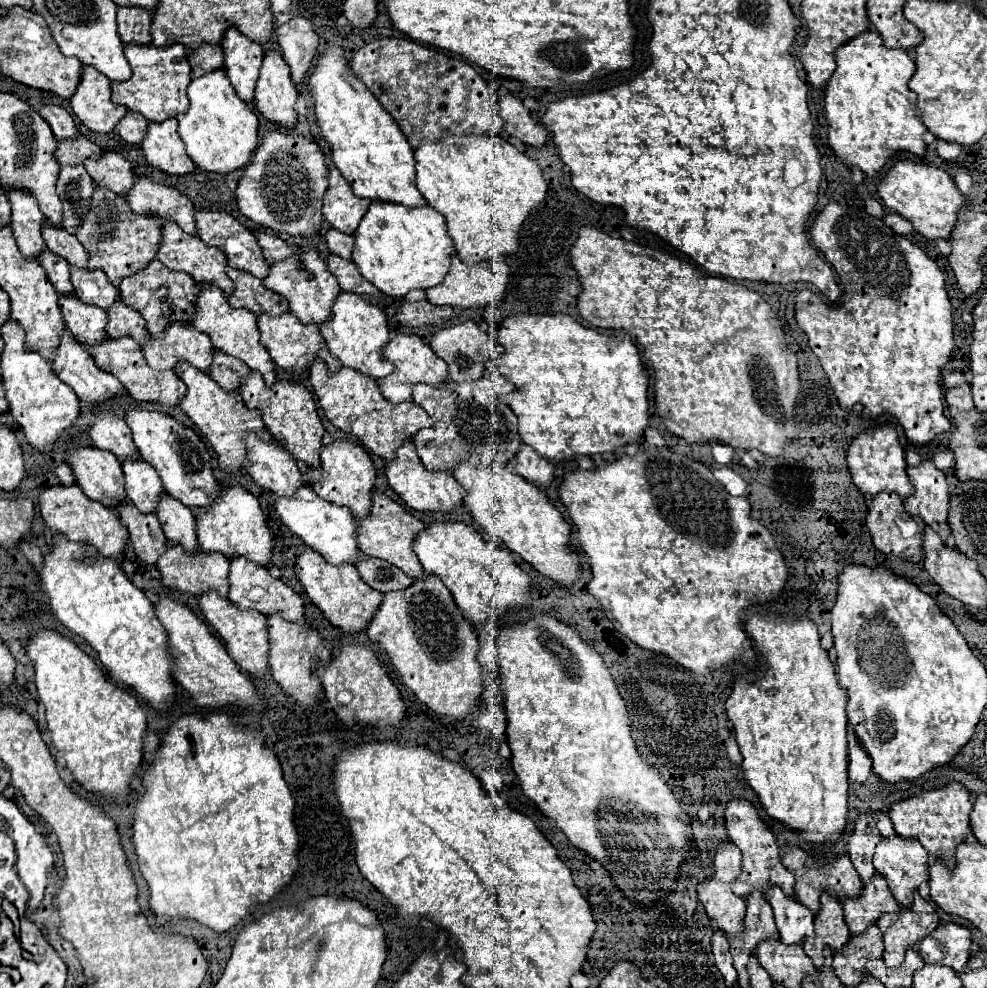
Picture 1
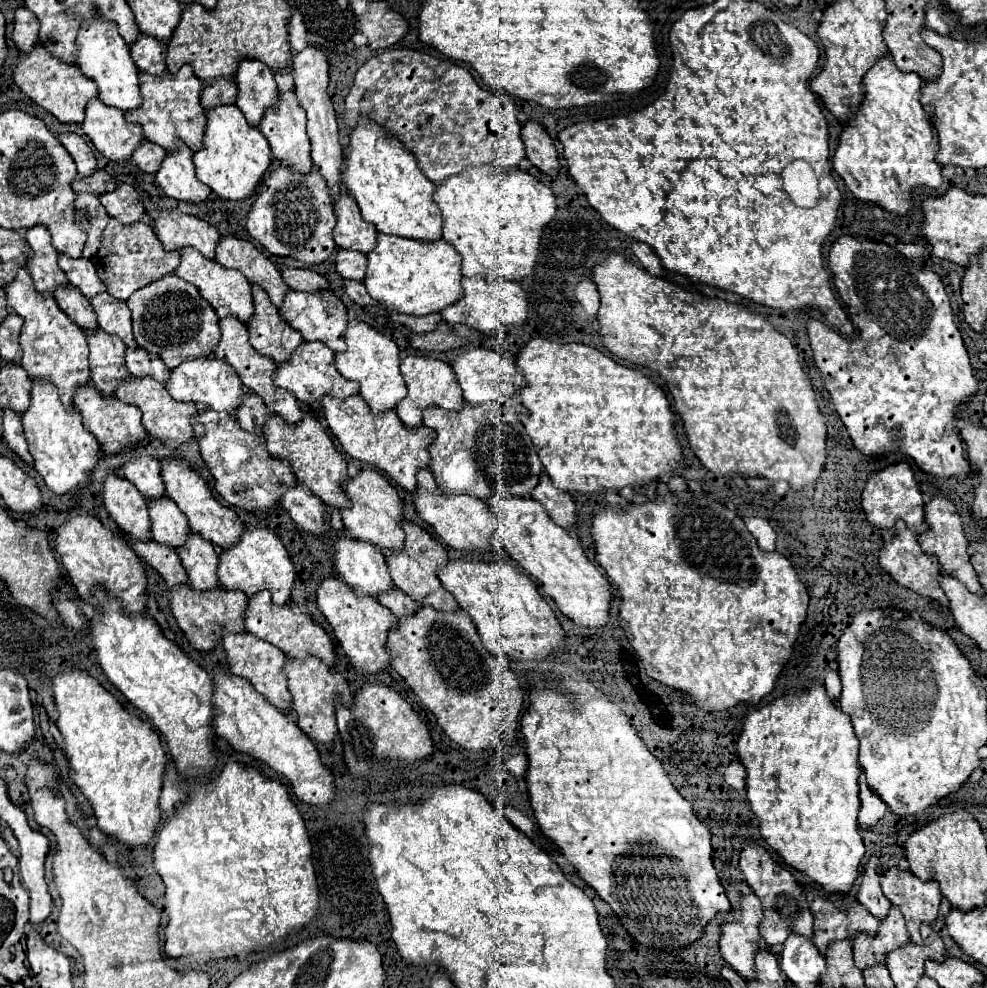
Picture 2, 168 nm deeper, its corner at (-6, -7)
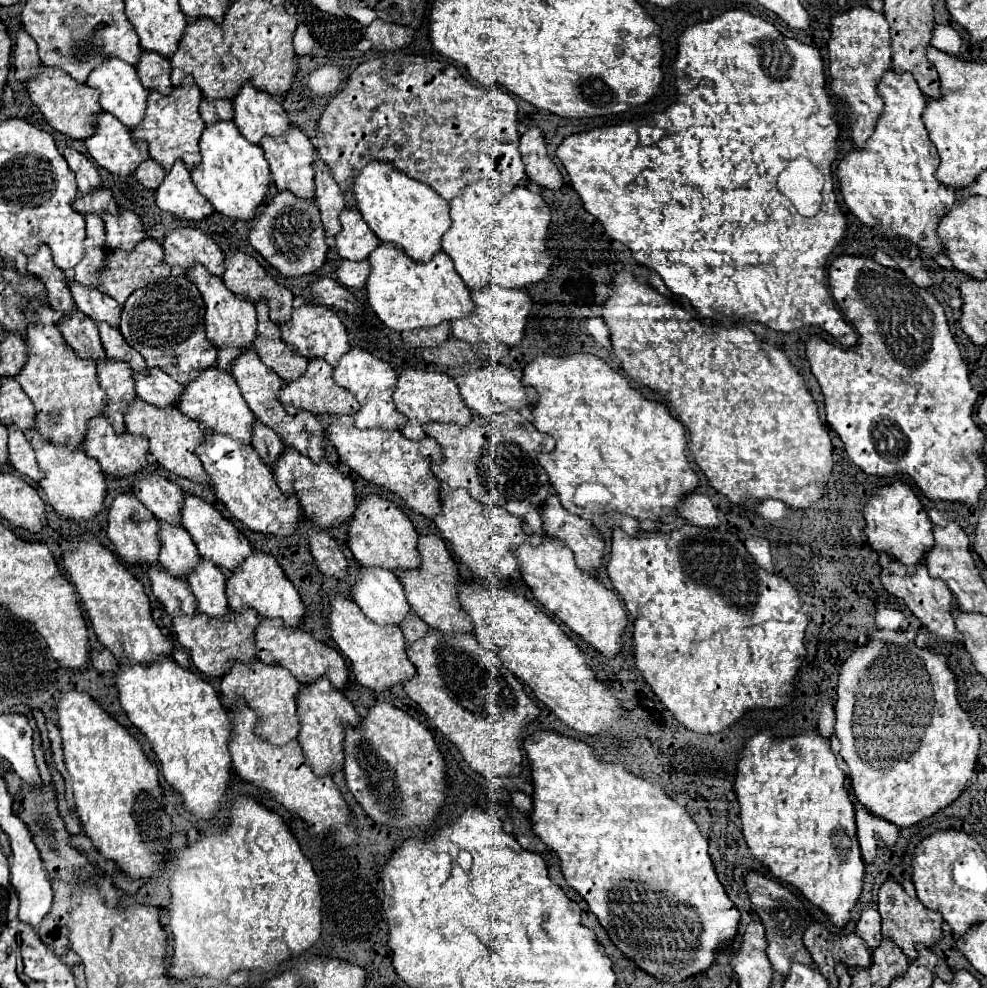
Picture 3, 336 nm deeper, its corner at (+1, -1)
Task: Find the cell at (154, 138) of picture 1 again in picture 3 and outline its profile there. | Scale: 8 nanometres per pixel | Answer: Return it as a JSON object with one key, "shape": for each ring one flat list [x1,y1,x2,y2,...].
{"shape":[[177,159,175,165,167,171,155,195,159,209,169,211,181,219,199,221,213,213,213,205,209,205,209,201,197,191,189,169,181,159]]}

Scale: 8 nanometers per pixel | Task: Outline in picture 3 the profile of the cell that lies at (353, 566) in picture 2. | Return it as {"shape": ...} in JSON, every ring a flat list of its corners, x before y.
{"shape":[[359,567,351,585,351,599,379,625,399,625,411,611,397,575,389,569]]}

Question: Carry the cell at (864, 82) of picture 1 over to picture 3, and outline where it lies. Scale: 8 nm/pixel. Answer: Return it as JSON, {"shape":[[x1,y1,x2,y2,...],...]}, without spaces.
{"shape":[[885,71,877,83,877,93,883,99,883,113,873,127,873,135,865,147,851,149,837,165,837,179,849,211,863,225,879,225,883,235,901,245,919,245,923,259,933,253,943,253,943,245,935,233,945,207,937,195,939,181,935,169,939,155,923,125,921,113,925,95,911,73]]}

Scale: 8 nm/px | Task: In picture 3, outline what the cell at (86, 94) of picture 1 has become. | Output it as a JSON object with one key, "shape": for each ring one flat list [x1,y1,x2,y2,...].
{"shape":[[99,113,97,123,93,125,93,135,85,139,89,155,97,165,105,167,115,175,129,175,137,169,145,157,149,157,143,145,131,137,129,129,117,121,111,113]]}

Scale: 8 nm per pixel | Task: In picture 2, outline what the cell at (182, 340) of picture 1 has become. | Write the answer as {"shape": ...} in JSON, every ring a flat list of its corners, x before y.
{"shape":[[188,359,188,361,184,361,180,367,170,371,166,389,172,395,172,399,176,399,176,401,200,403,208,409,214,409,214,411,220,411,226,415,234,415,234,411,242,405,242,397,244,397,244,387,242,387,236,371,228,363,218,361,218,359,194,359,194,361]]}

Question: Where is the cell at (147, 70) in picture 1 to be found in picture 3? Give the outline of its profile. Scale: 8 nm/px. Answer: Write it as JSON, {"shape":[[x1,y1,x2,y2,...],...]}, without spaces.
{"shape":[[187,75,179,87,173,87,173,91,169,95,149,91,145,117,139,123,139,127,133,129,133,137,147,141,149,155,155,161,159,161,161,167,169,169,169,165,173,165,173,161,181,159,181,161,187,161,187,167,191,169,197,161,201,161,197,143,205,129,205,123,199,115,199,101,201,101,201,89,197,89,191,75]]}

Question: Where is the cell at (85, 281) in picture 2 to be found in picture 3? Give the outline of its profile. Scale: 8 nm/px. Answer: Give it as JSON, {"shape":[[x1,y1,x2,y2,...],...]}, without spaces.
{"shape":[[69,279,67,285,81,313,89,315,93,321,107,321,111,325,119,325,121,305,117,301,113,301,109,295,101,293,99,289,91,289,83,283,77,283,75,279]]}

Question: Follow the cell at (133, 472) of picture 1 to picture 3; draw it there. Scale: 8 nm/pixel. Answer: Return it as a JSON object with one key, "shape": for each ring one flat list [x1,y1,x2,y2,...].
{"shape":[[167,521,159,523,159,543,161,543,161,555,159,563,165,565,171,573,177,573,177,577,185,579,187,573,197,565,199,553,191,539,191,535,181,527]]}

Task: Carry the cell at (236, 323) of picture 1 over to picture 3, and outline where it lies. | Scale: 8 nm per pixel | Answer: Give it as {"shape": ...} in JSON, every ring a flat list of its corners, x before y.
{"shape":[[255,349,237,353,237,357,231,361,231,375,235,377,235,381,243,393,243,399,247,401,247,405,255,413,255,417,259,421,263,421,265,425,269,425,281,437,281,441,285,445,293,445,299,453,305,453,313,461,319,461,323,457,323,447,325,447,323,423,315,415,311,415,309,411,303,411,303,409,299,409,295,415,287,415,283,405,277,401,277,389,281,389,283,379,277,373,273,373,273,369,263,365,263,361,259,359]]}

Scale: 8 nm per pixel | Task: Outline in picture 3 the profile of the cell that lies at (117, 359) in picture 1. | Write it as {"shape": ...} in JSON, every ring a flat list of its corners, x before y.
{"shape":[[133,399,127,405,125,411,125,427,129,429,129,433,133,435,143,435,149,439,149,451,153,453,153,457,171,473,187,477,191,481,203,481,209,483,207,473,203,471,203,465,199,461,199,457,195,455,195,447,201,443,203,431,201,425,197,425,195,419,187,417,181,409,175,407,155,407,143,399]]}

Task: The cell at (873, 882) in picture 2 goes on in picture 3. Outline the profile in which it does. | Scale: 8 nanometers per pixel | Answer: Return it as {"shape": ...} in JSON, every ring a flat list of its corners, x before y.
{"shape":[[867,905,857,921,855,931,865,939,869,951,873,951,881,941,881,915,875,905]]}

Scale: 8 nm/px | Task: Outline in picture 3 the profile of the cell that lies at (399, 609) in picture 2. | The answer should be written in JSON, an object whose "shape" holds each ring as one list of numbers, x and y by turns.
{"shape":[[409,613,409,615,405,617,405,621,401,623,401,631,403,631,403,635,405,635,407,645,411,645,411,643,417,641,419,637,423,637,427,629,429,629,429,627,425,625,425,621,423,621,421,617,417,617,415,613]]}

